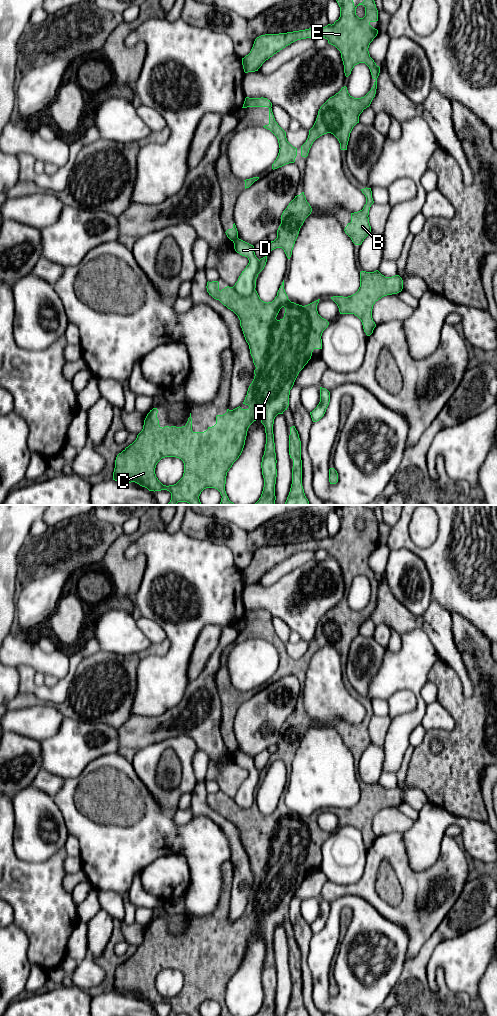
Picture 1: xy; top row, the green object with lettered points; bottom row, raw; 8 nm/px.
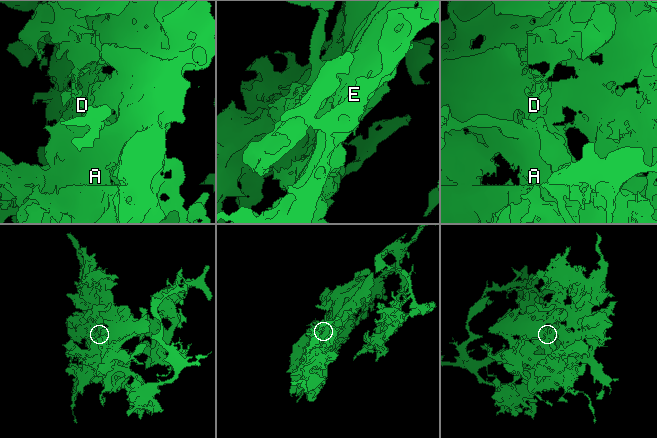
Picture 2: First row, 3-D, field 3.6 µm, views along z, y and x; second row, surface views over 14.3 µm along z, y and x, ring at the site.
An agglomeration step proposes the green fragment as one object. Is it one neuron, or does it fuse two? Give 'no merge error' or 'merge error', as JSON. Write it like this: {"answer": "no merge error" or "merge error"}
{"answer": "merge error"}

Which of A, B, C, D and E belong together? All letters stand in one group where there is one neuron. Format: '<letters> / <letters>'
A B C E / D

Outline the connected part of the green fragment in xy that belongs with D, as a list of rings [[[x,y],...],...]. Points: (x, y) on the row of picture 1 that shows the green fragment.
[[[237,238],[234,242],[237,253],[248,258],[249,263],[242,271],[233,288],[240,296],[251,295],[256,288],[256,279],[259,274],[259,259],[254,252],[254,246]]]

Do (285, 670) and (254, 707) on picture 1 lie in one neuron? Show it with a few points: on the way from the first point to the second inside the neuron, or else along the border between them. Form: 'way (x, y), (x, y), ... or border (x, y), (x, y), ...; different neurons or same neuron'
border (283, 677), (272, 681); different neurons

